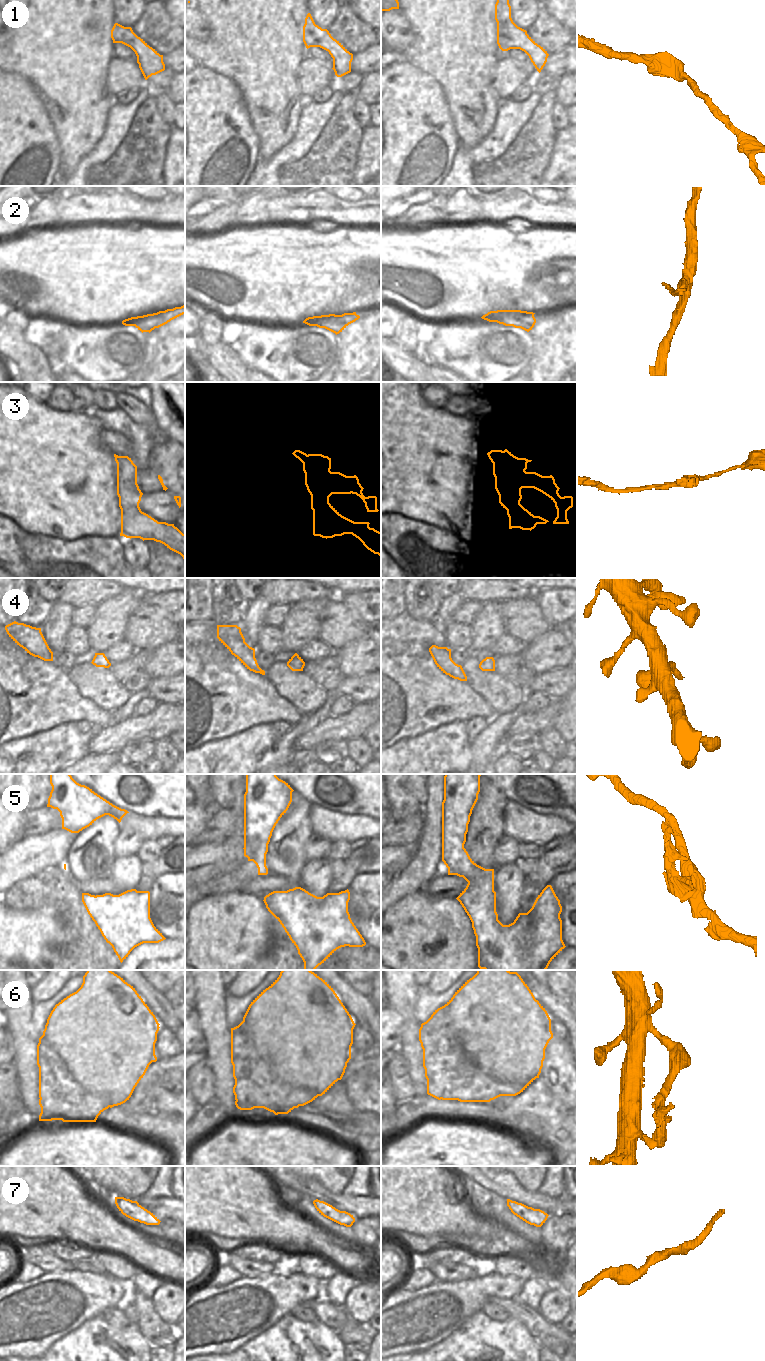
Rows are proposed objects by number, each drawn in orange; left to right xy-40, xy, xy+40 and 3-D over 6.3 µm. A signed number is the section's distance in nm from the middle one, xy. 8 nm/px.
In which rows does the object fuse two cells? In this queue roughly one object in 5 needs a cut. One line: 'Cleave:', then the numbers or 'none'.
Cleave: 4, 5, 6

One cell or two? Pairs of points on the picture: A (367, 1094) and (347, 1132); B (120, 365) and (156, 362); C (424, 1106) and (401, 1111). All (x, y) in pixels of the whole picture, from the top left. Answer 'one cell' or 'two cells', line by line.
A: two cells
B: two cells
C: one cell

